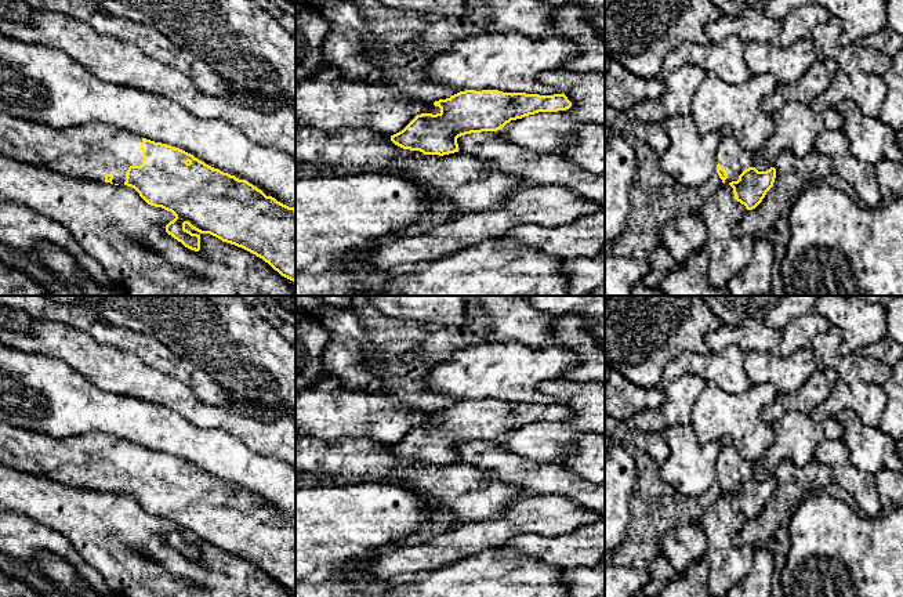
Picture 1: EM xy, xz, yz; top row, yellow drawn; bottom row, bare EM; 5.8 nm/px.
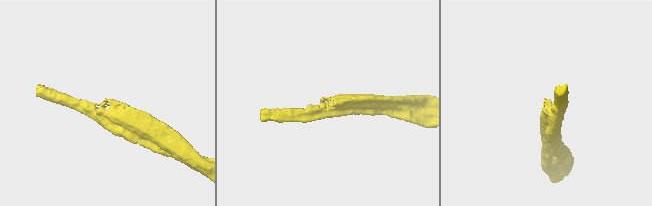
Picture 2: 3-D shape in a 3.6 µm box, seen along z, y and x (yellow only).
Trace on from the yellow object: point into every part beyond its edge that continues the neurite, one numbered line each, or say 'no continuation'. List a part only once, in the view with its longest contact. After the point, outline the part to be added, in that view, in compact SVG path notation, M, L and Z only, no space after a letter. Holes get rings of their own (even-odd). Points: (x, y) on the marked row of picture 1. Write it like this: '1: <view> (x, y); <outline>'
1: xy (91, 151); M0 113L0 153L30 164L43 164L70 177L105 182L105 176L112 174L113 184L124 185L128 167L142 164L141 142L141 135L115 131L101 123L58 130Z

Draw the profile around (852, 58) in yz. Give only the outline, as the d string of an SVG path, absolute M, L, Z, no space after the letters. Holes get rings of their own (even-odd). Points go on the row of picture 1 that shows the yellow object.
M834 15L813 29L810 36L819 59L834 62L848 75L863 72L882 76L891 69L893 58L882 51L866 48L859 43L842 46L839 43L841 30L842 23Z

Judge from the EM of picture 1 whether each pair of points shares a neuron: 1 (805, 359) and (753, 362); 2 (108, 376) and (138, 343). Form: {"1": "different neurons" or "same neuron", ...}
{"1": "same neuron", "2": "different neurons"}

